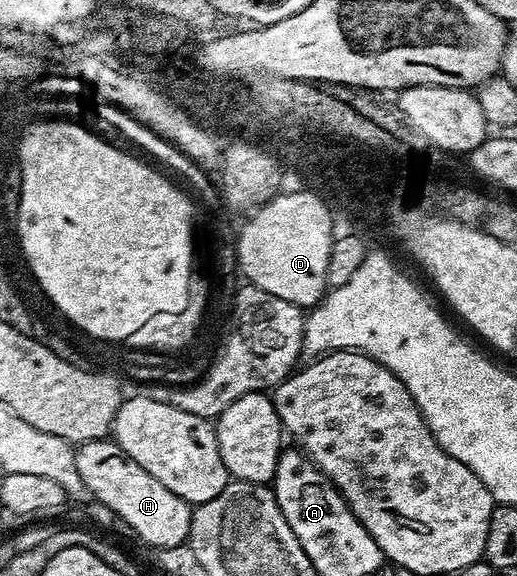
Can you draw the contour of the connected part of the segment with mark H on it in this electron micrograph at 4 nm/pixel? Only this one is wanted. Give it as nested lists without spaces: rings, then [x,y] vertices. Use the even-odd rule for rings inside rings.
[[[92,439],[90,443],[78,444],[75,451],[75,460],[77,461],[77,473],[81,473],[81,481],[85,481],[88,492],[96,500],[104,503],[114,515],[123,518],[130,527],[130,530],[136,535],[139,534],[152,549],[162,547],[181,546],[187,543],[187,534],[191,532],[191,512],[192,504],[183,499],[179,499],[157,477],[145,473],[137,461],[133,461],[121,450],[113,441],[107,439]]]

